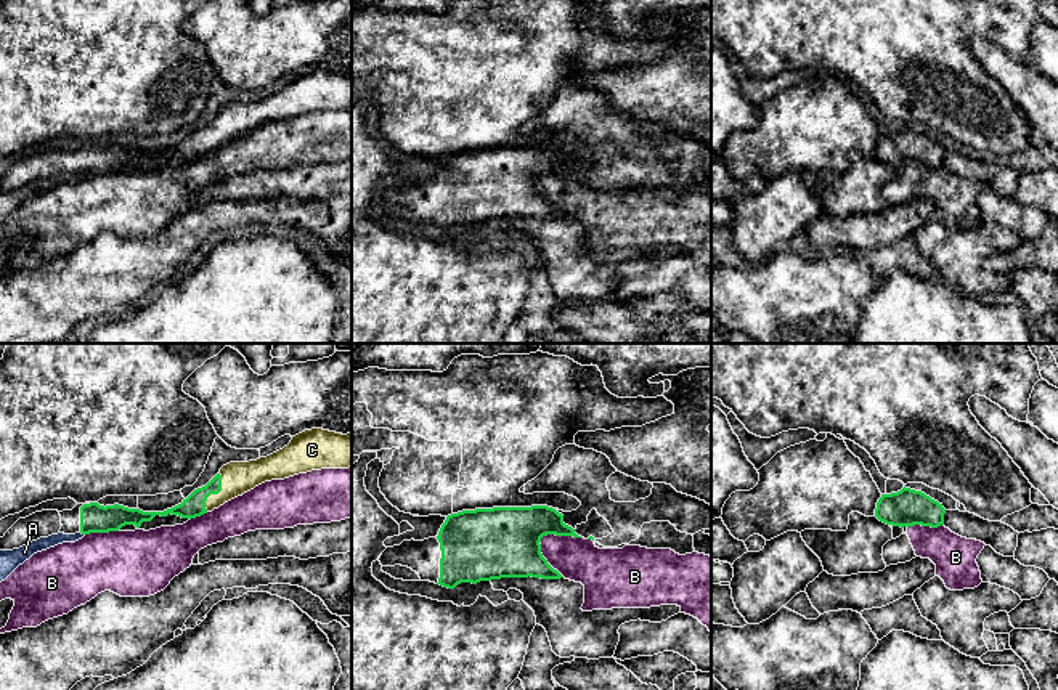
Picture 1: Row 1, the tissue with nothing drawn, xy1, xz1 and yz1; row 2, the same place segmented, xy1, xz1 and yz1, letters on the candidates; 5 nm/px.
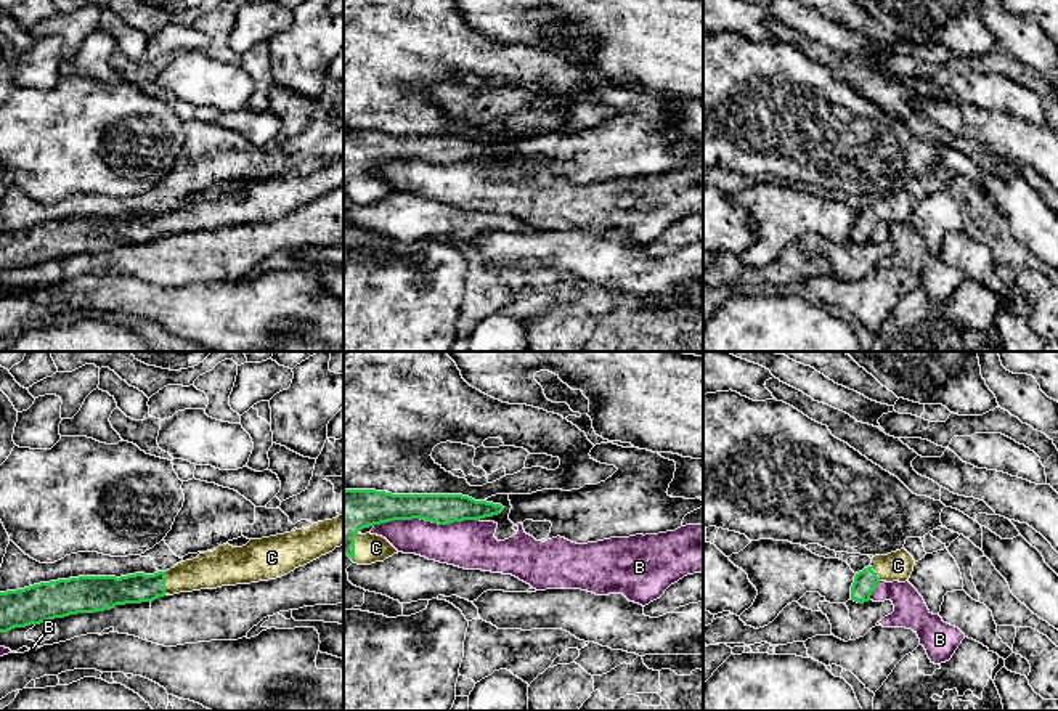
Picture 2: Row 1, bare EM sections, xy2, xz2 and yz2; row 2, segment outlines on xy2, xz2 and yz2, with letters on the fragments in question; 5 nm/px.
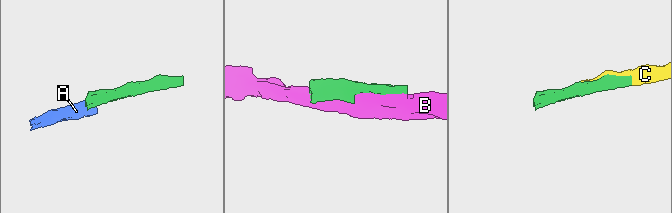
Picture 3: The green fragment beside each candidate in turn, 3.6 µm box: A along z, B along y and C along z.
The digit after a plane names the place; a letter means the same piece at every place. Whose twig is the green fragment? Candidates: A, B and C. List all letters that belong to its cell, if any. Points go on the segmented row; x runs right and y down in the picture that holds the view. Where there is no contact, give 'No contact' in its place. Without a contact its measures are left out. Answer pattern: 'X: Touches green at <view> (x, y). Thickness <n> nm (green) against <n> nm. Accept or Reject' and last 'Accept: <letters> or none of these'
A: Touches green at xy1 (82, 533). Thickness 140 nm (green) against 70 nm. Reject
B: Touches green at xz2 (426, 520). Thickness 160 nm (green) against 240 nm. Reject
C: Touches green at xy1 (215, 493). Thickness 110 nm (green) against 160 nm. Accept
Accept: C

